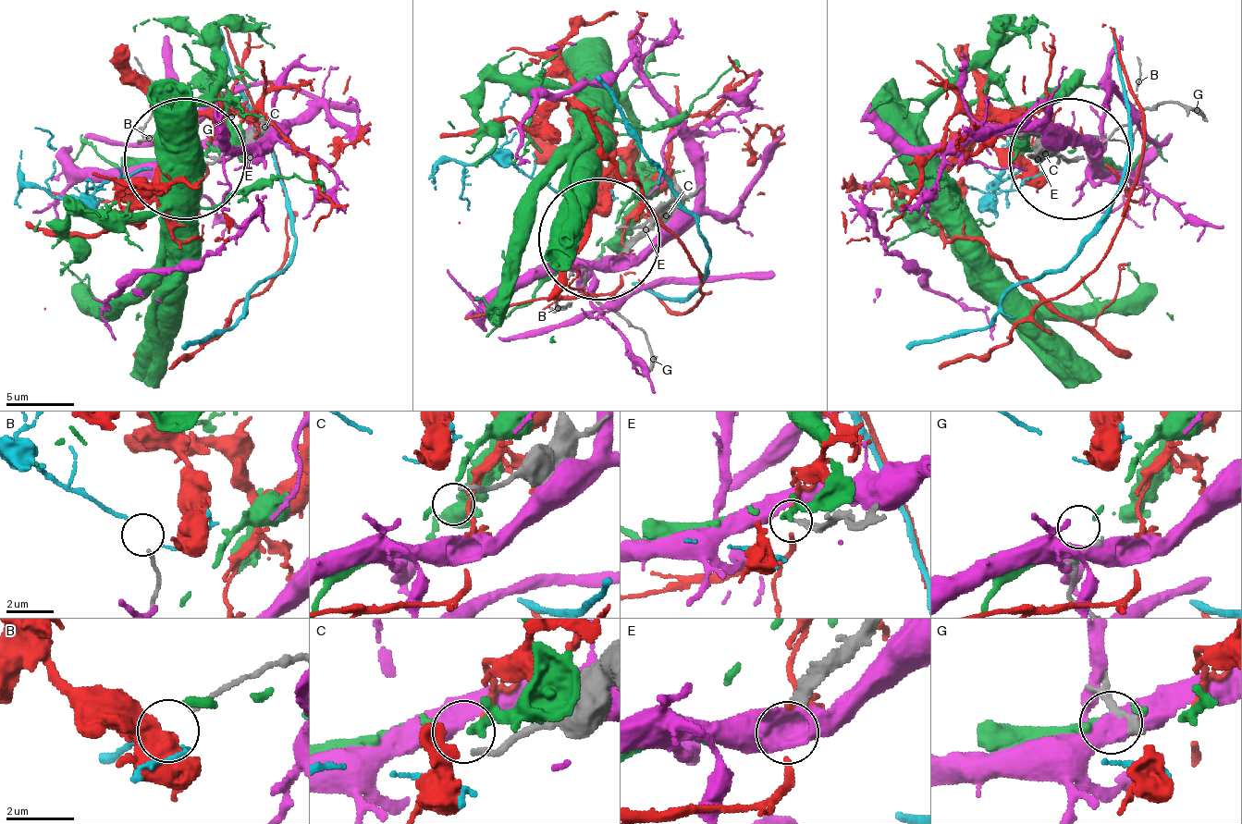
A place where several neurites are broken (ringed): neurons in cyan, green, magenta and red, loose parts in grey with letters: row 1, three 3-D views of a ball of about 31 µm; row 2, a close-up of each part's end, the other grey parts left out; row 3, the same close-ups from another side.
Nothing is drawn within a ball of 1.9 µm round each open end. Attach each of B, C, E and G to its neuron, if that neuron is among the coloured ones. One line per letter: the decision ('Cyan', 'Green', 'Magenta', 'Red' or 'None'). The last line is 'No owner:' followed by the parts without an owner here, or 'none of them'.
B: Cyan
C: None
E: None
G: None
No owner: C, E, G

